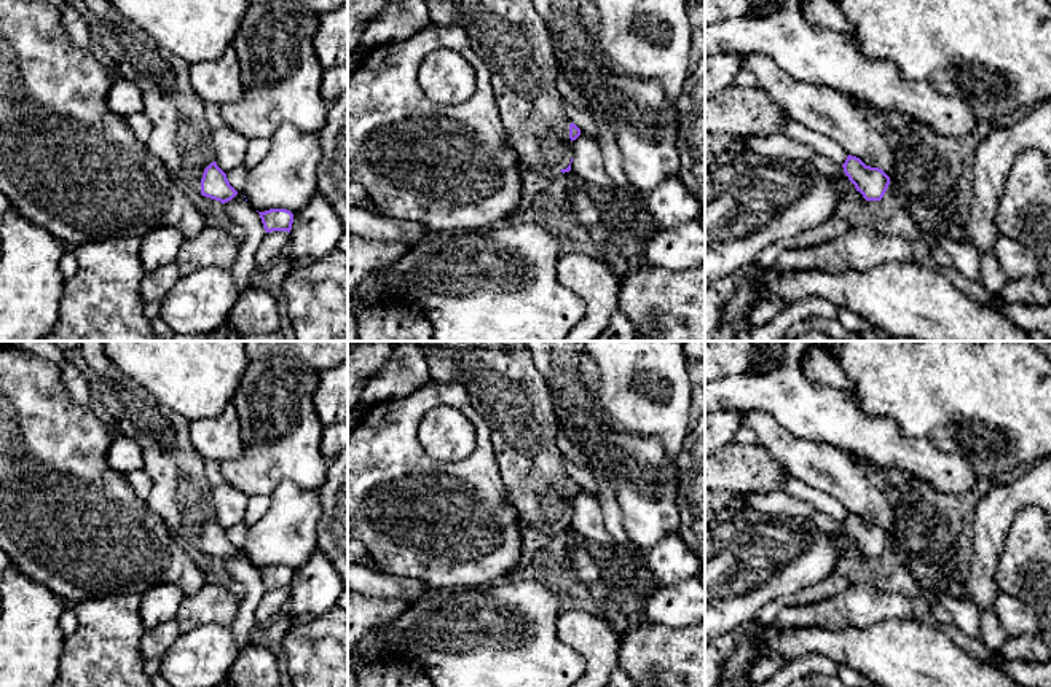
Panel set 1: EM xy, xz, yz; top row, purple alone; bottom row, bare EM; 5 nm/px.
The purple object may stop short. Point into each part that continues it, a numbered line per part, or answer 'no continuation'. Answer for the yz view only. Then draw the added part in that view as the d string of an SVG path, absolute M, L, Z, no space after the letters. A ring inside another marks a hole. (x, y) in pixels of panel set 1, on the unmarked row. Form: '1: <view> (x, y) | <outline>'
1: yz (841, 544) | M833 534L831 539L833 539L834 548L837 550L837 553L840 556L848 547L852 547L852 539L850 537Z

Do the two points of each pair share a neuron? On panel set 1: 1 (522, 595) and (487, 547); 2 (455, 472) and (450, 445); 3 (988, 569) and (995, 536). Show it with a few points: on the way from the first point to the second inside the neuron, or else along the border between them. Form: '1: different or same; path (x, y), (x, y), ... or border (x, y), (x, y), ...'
1: different; border (506, 577), (469, 587)
2: different; border (477, 432), (460, 459), (436, 461), (420, 443)
3: same; path (988, 561), (988, 544)

